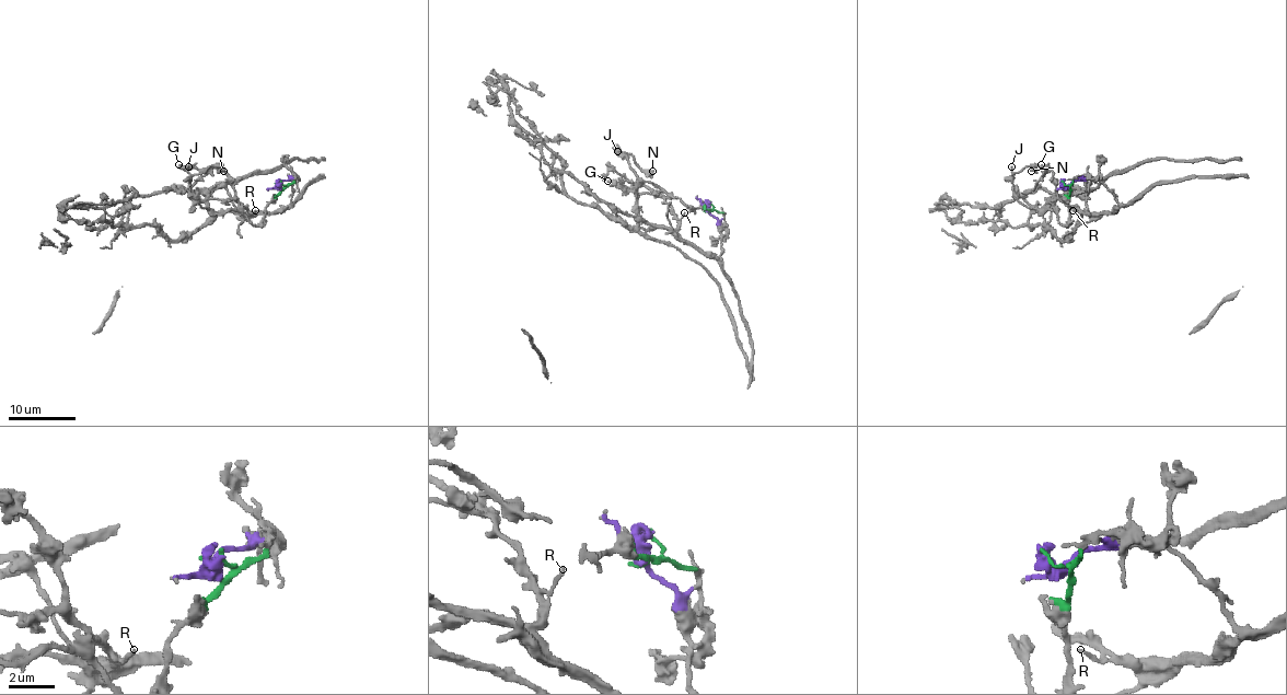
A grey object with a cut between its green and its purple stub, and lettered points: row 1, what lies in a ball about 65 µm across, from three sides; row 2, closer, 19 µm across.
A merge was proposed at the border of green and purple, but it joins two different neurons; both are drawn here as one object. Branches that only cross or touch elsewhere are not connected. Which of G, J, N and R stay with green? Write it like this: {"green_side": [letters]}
{"green_side": ["J", "N"]}

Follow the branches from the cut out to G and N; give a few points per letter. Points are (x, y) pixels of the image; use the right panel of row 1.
G: (1070, 184), (1096, 177), (1120, 205), (1111, 212), (1085, 212), (1067, 206), (1057, 196), (1048, 169), (1041, 164)
N: (1070, 184), (1069, 218), (1063, 224), (1053, 209), (1041, 212), (1012, 190), (1013, 174), (1029, 165), (1031, 171)

